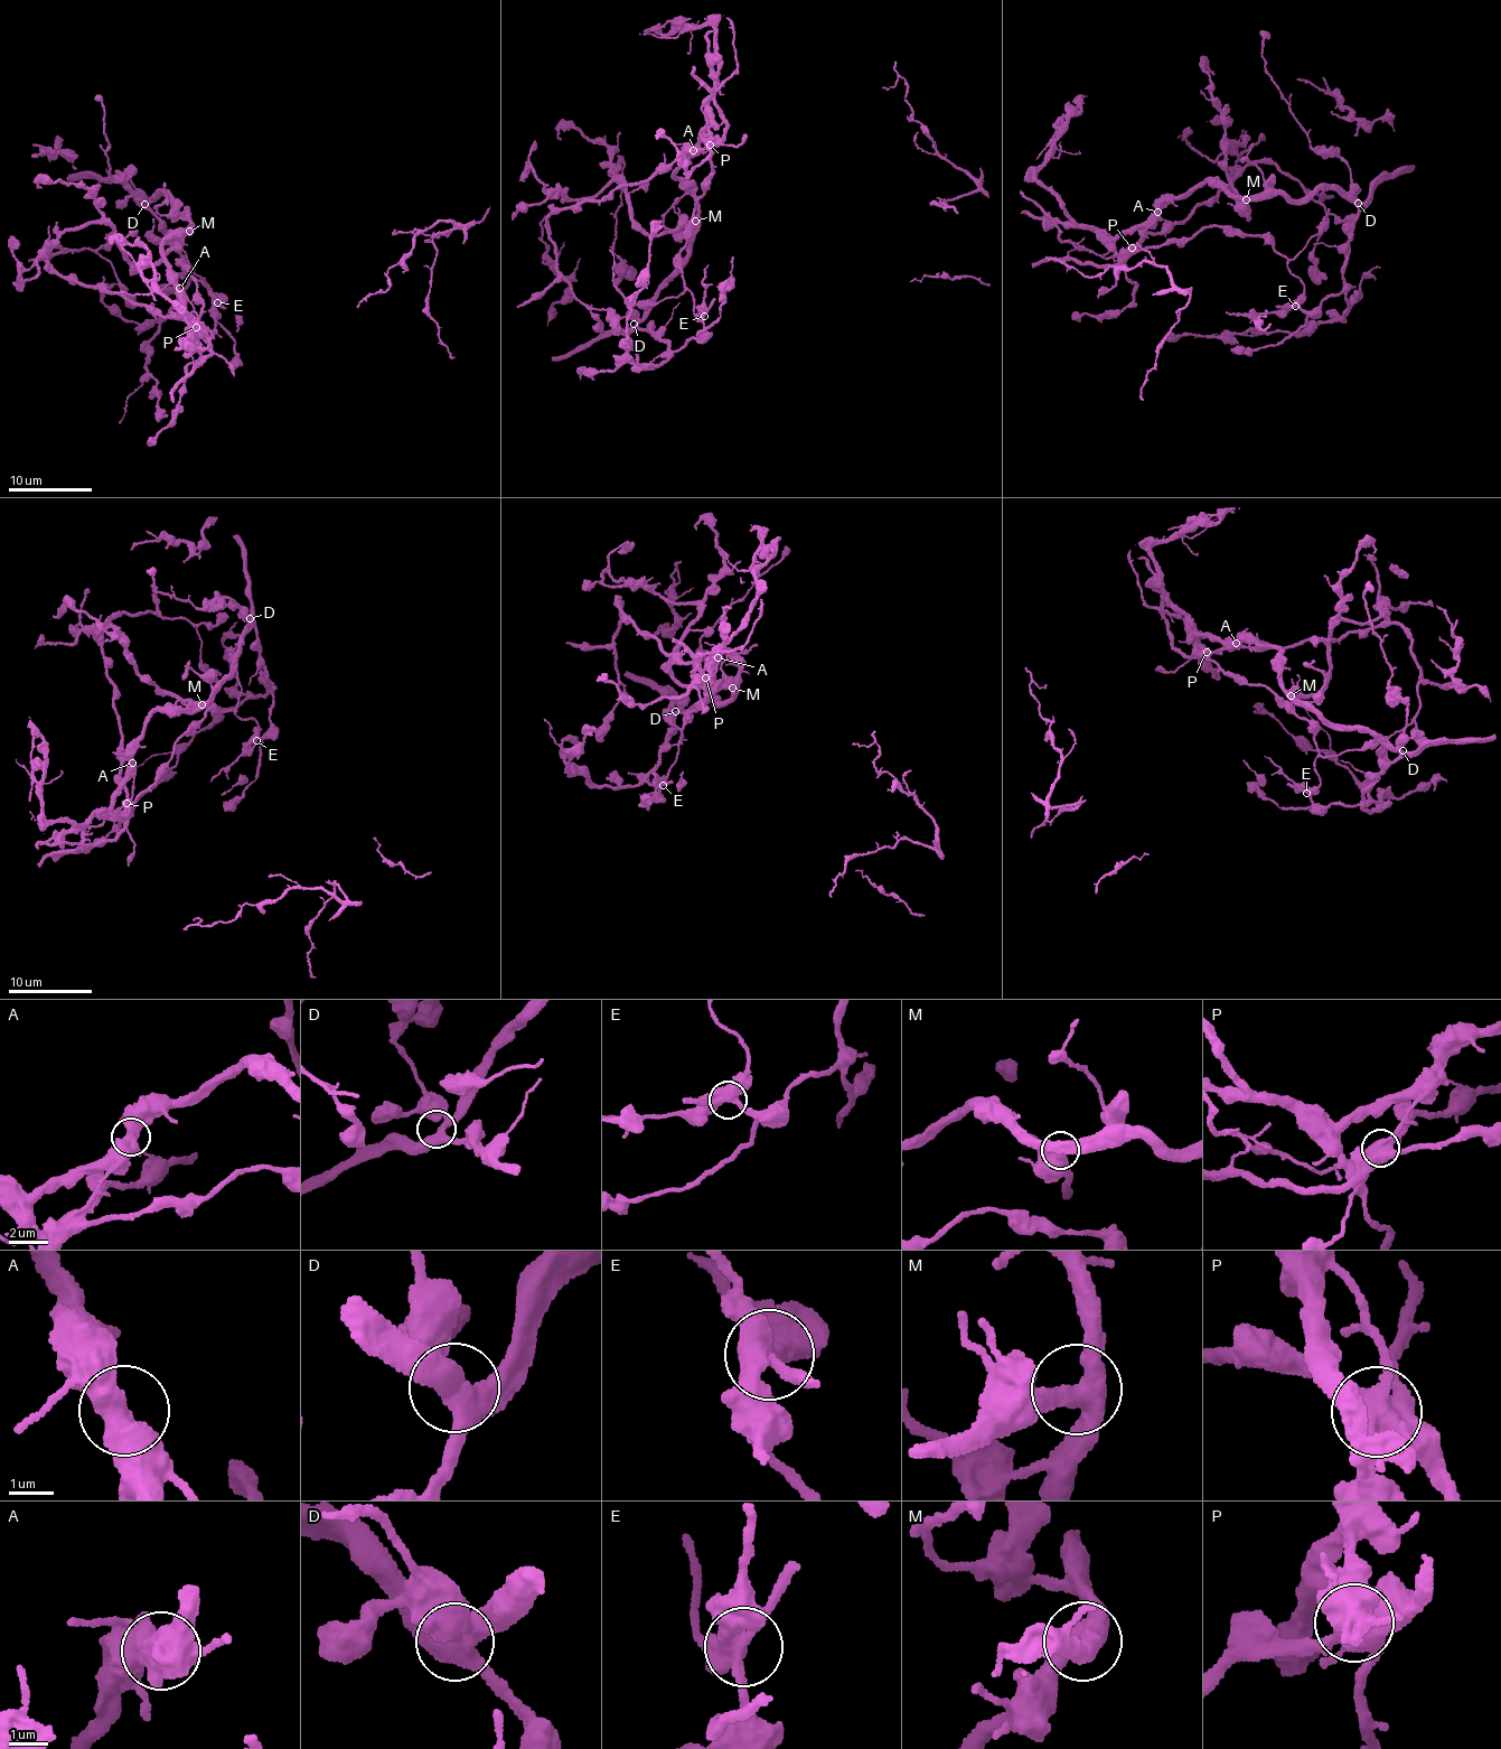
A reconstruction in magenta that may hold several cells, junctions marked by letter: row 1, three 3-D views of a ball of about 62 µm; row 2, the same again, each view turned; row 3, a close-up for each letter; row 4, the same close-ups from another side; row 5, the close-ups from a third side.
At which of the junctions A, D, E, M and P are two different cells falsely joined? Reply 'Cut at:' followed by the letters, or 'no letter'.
Cut at: A, E, P

